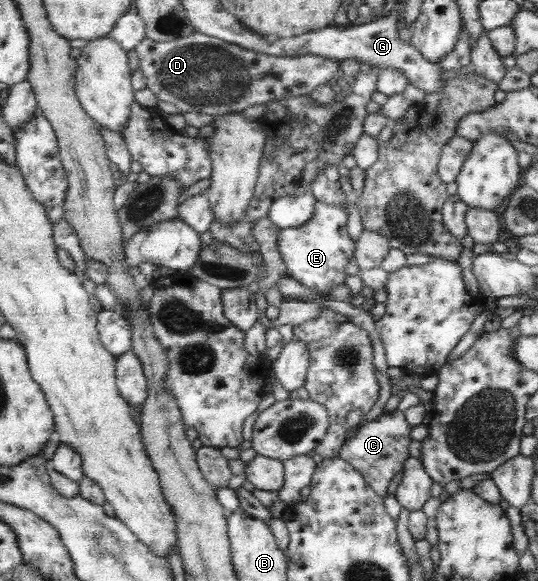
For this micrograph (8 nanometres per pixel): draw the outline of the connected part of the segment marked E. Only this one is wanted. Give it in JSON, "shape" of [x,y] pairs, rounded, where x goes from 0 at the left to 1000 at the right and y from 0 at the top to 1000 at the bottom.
{"shape":[[[591,344],[584,375],[546,392],[528,392],[520,406],[520,429],[535,453],[535,473],[569,494],[608,506],[617,497],[643,491],[643,458],[662,442],[664,417],[647,396],[647,361],[625,351]]]}

